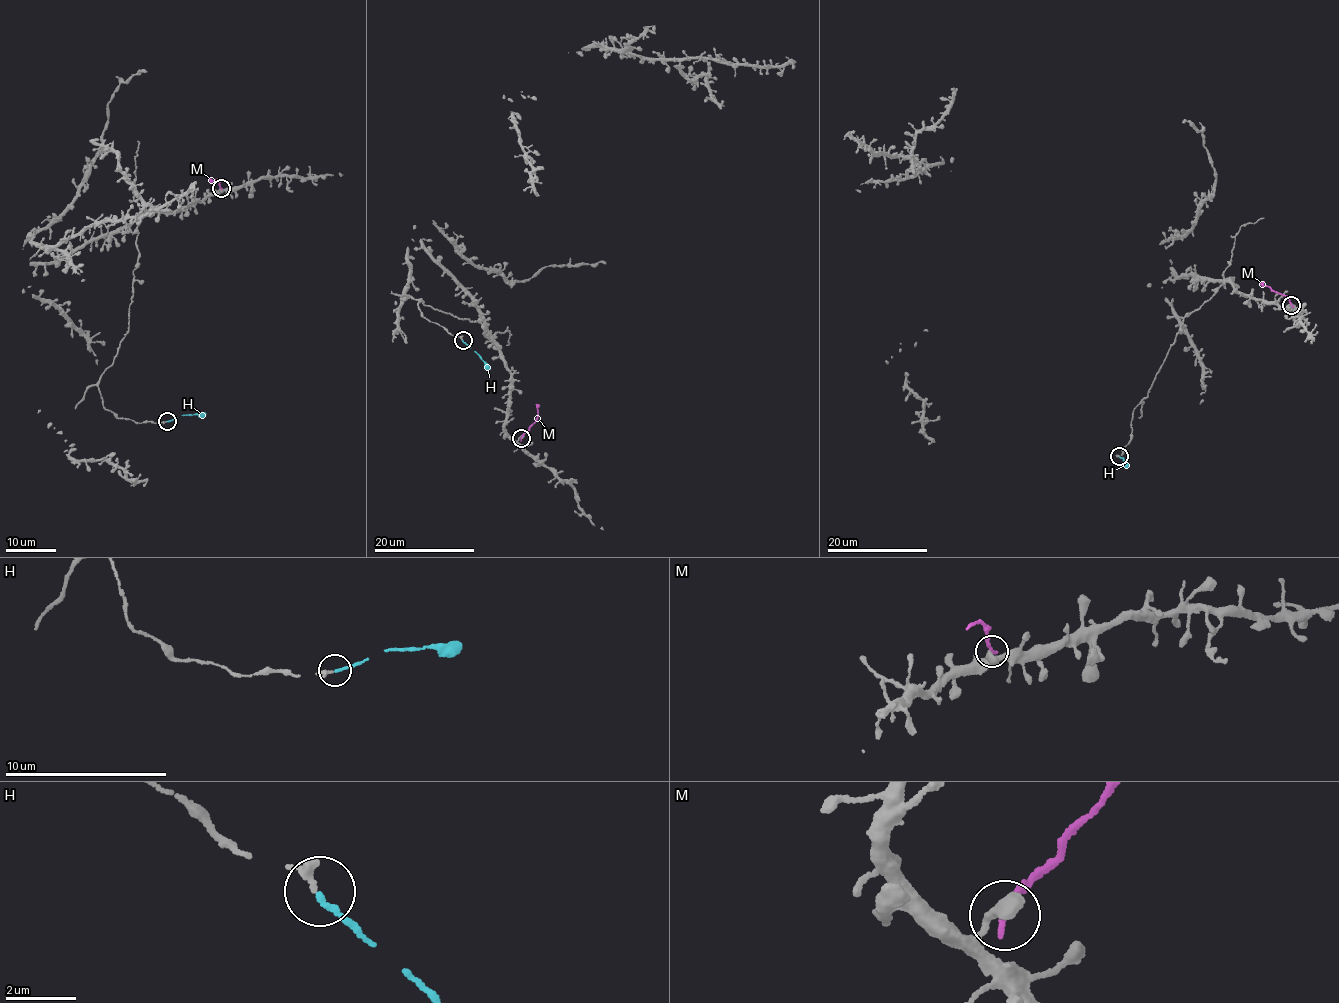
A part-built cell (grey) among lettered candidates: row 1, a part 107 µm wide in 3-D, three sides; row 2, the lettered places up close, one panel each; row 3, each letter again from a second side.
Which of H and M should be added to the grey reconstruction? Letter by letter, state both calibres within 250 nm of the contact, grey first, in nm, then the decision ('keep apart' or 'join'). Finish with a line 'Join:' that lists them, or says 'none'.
H: 240 nm thick on the grey side, 150 nm on the other; join
M: 550 nm thick on the grey side, 200 nm on the other; keep apart
Join: H

